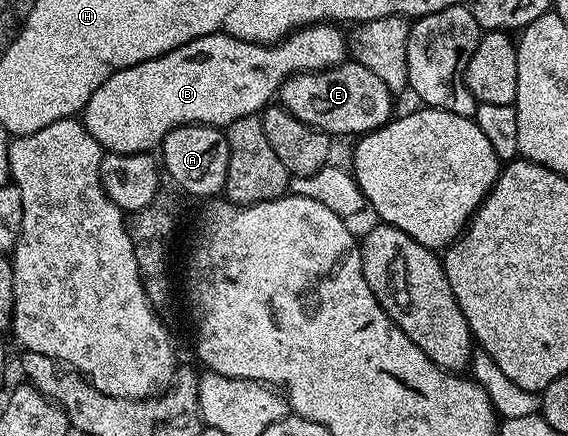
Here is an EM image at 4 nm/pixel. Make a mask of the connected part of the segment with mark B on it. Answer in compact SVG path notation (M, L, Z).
M318 22L315 26L303 26L301 30L296 30L291 36L275 44L243 42L237 38L230 37L229 34L222 33L202 36L198 40L190 40L190 44L186 44L182 48L174 48L154 60L146 60L142 64L134 64L130 68L122 68L118 72L114 72L114 76L110 76L110 80L106 80L106 84L102 84L102 88L98 88L98 92L94 92L94 96L90 96L90 100L84 106L82 111L83 124L90 132L90 136L94 136L94 140L98 140L101 150L109 154L147 154L155 151L176 126L194 126L199 124L201 126L227 128L231 122L238 120L242 116L260 114L264 107L269 105L279 95L280 85L286 79L292 77L293 74L309 74L315 70L328 70L331 66L338 66L345 61L346 55L350 50L350 42L346 34L343 34L340 30L343 29L339 25Z

